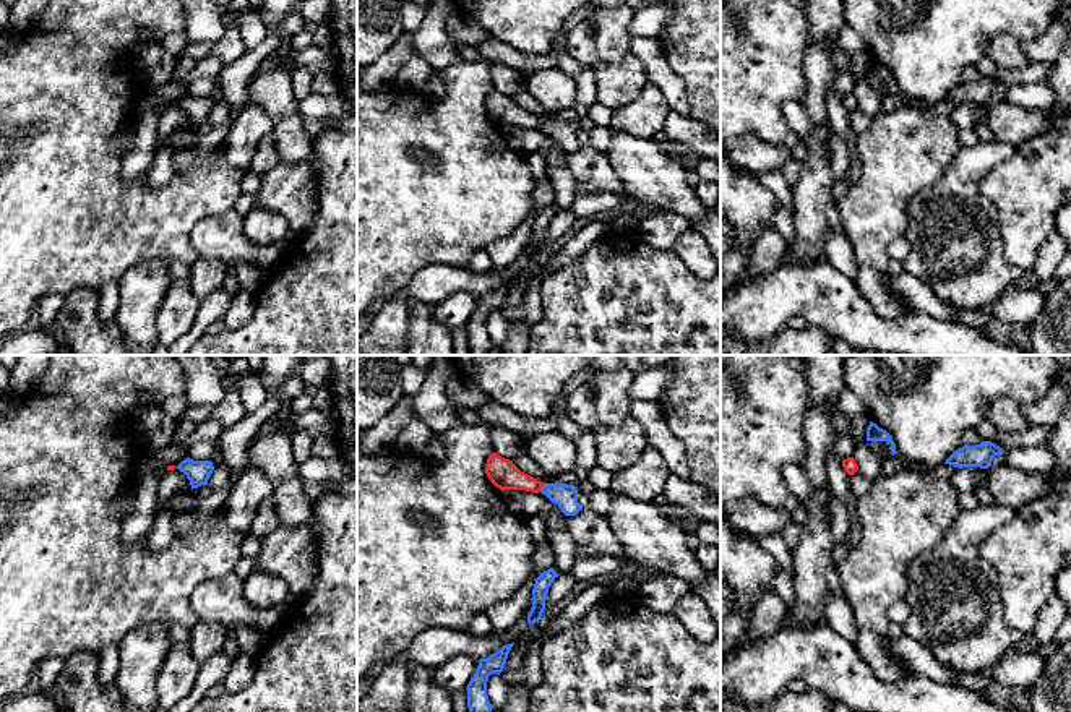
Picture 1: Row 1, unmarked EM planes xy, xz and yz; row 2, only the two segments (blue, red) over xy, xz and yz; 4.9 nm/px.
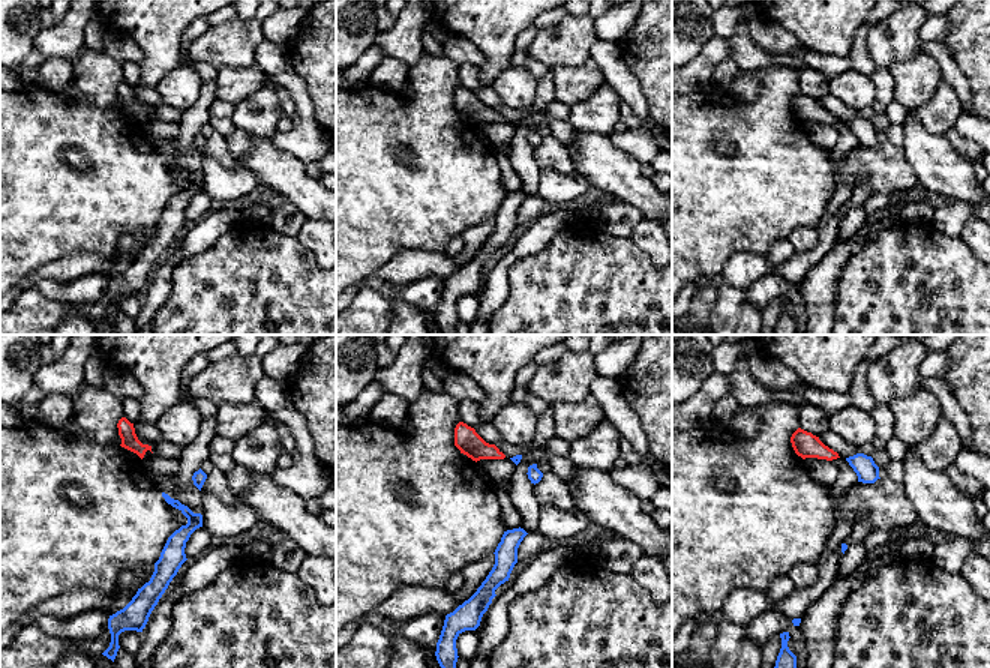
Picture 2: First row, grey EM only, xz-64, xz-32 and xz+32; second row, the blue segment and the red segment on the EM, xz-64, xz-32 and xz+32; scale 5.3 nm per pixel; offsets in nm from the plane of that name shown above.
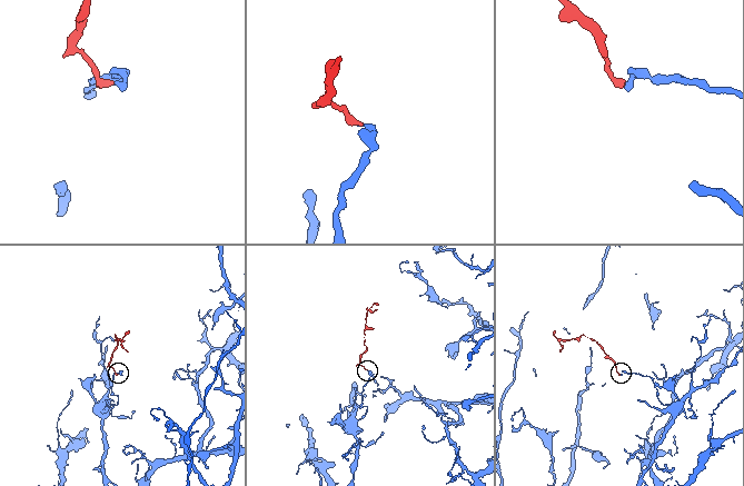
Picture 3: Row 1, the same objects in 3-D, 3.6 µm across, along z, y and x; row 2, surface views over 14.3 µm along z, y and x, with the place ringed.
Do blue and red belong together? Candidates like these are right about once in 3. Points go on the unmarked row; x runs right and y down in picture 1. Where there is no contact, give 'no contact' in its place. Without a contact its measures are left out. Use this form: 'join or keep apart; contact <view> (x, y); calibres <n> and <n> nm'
join; contact xz (542, 124); calibres 120 and 150 nm

